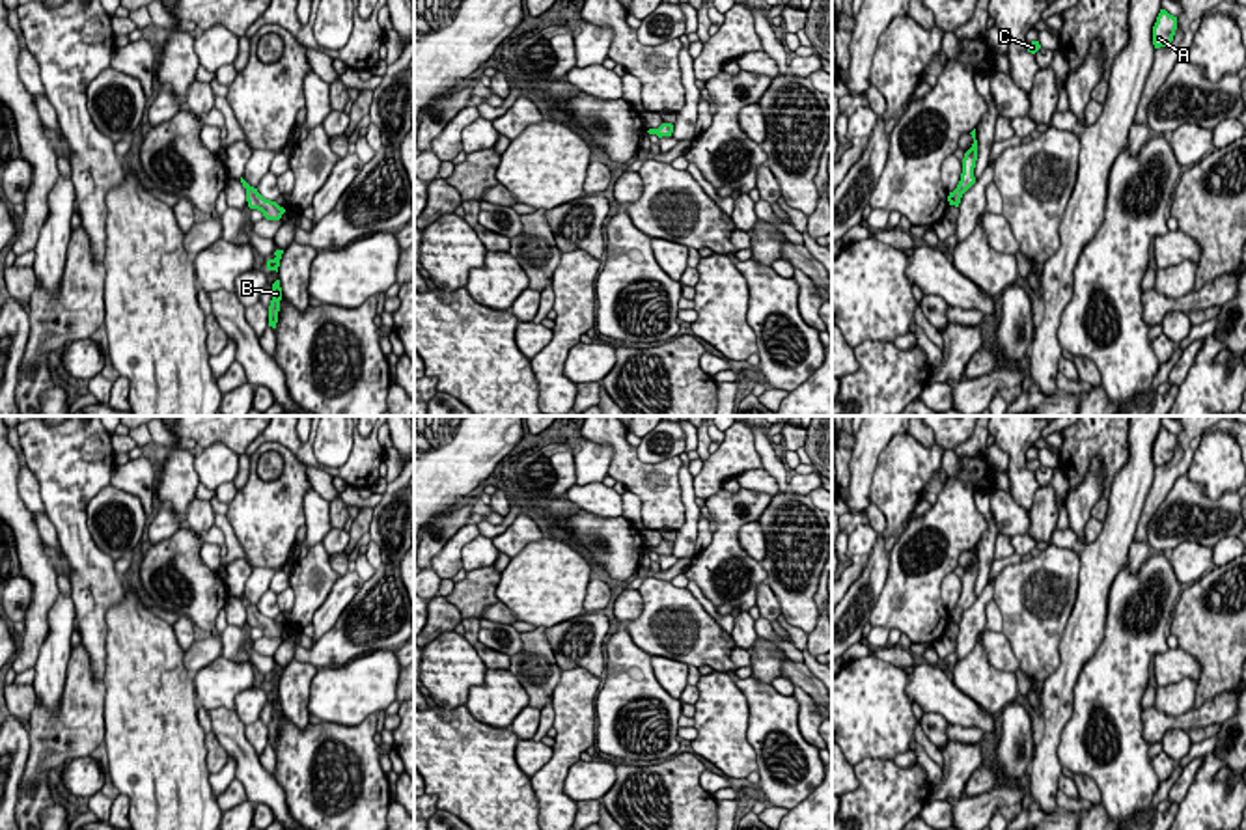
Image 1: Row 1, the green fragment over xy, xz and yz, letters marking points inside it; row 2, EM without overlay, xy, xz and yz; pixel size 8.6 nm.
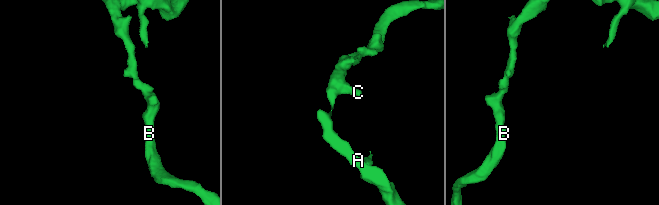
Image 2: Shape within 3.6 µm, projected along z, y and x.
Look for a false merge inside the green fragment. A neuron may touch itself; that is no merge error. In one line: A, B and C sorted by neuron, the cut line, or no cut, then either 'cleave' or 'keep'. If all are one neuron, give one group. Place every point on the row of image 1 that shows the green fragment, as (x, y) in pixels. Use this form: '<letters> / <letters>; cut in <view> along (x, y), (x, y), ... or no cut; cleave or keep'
A B C; no cut; keep

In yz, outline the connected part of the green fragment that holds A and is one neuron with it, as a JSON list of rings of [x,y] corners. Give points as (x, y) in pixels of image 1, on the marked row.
[[[1160,9],[1156,22],[1153,26],[1155,48],[1170,45],[1173,41],[1175,30],[1177,30],[1177,17],[1170,15],[1166,9]]]

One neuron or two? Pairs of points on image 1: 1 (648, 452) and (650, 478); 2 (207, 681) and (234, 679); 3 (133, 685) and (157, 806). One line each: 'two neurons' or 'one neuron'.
1: two neurons
2: one neuron
3: one neuron

